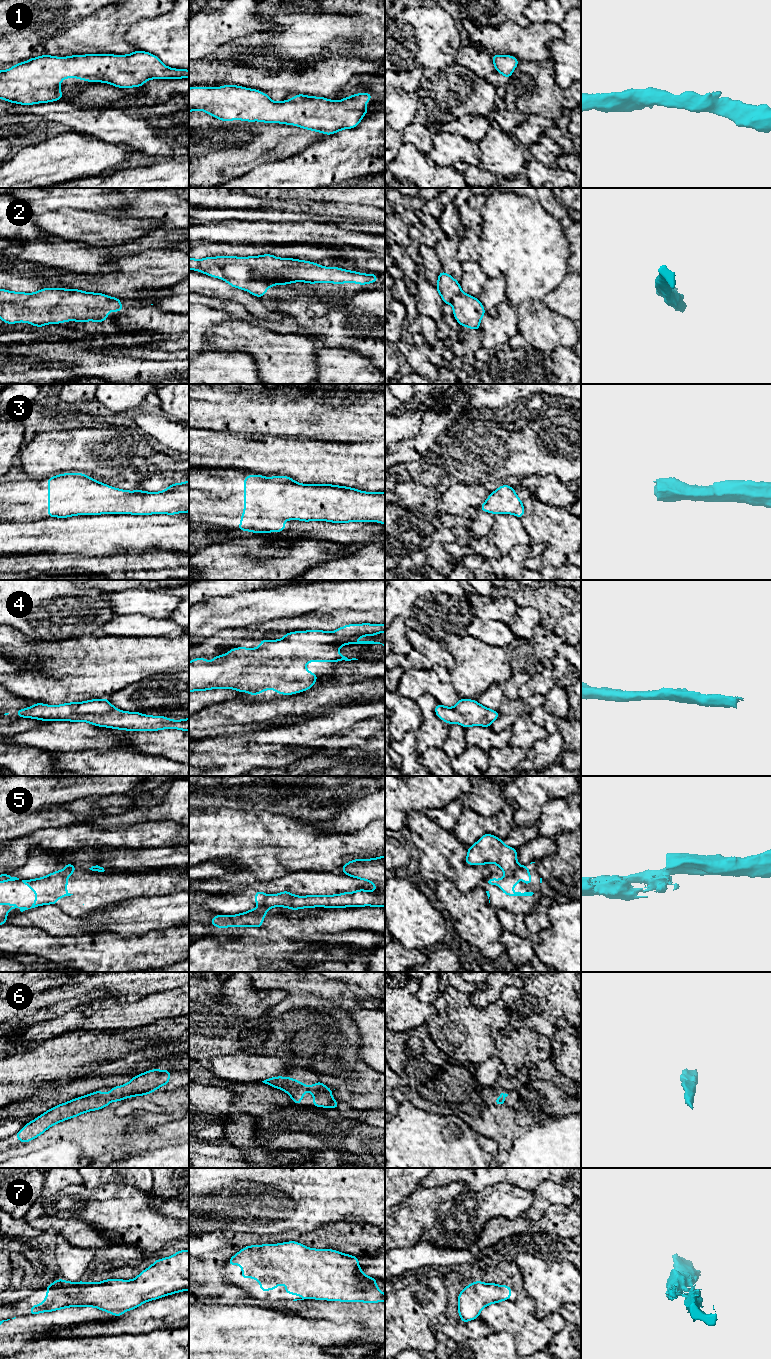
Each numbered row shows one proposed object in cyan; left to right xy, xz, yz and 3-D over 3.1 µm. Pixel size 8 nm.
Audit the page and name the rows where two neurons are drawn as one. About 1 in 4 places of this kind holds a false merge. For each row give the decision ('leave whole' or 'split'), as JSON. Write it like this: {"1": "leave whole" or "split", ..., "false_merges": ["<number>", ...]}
{"1": "leave whole", "2": "leave whole", "3": "leave whole", "4": "leave whole", "5": "split", "6": "leave whole", "7": "split", "false_merges": ["5", "7"]}

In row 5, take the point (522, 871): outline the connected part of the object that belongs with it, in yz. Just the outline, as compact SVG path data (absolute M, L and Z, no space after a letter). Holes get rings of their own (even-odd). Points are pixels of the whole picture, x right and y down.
M528 864L525 866L519 866L513 876L505 876L498 880L497 878L486 879L485 883L490 885L500 885L500 890L504 892L506 896L532 896L533 892L512 892L511 889L514 888L518 883L518 877L523 878L523 883L525 885L532 883L532 877L529 875Z

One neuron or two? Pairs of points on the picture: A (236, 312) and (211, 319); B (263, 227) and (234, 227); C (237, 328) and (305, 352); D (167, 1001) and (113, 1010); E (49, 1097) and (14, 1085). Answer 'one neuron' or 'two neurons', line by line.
A: two neurons
B: one neuron
C: one neuron
D: one neuron
E: two neurons

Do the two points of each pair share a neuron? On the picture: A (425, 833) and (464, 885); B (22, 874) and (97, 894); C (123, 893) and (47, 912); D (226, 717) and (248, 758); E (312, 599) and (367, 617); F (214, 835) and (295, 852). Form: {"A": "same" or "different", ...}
{"A": "same", "B": "different", "C": "different", "D": "different", "E": "different", "F": "same"}

